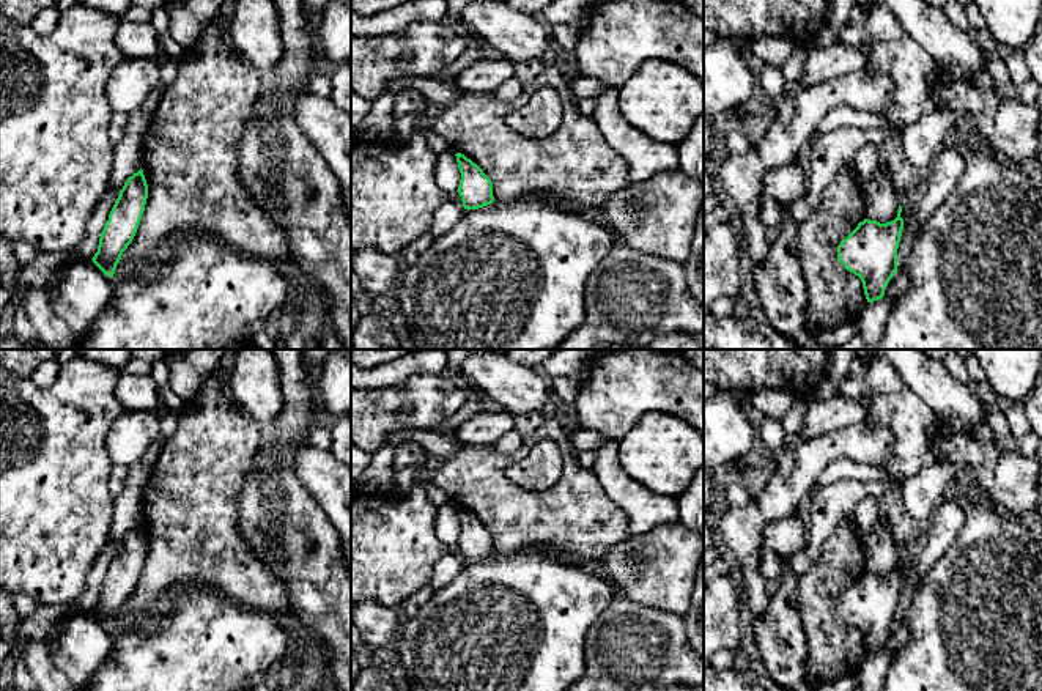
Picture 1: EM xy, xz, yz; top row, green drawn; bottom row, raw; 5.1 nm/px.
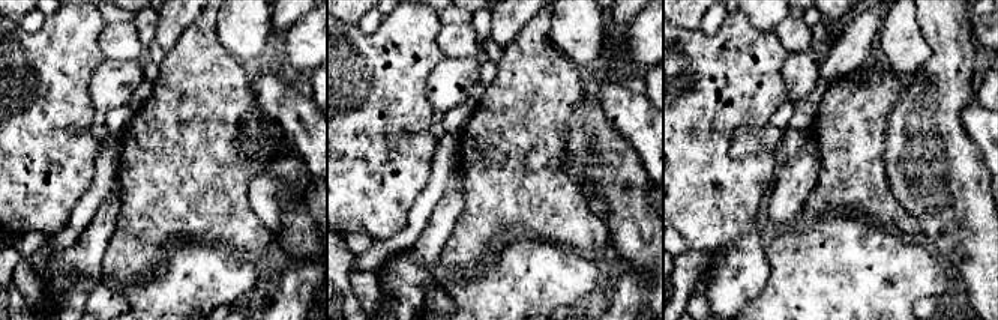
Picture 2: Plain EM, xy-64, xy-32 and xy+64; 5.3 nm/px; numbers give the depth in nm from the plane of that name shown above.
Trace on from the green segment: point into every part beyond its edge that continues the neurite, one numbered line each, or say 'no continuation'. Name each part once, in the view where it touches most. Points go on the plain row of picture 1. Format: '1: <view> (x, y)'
no continuation

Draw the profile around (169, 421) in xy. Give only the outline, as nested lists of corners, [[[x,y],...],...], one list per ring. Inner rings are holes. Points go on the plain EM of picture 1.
[[[205,378],[195,394],[194,398],[184,401],[184,406],[179,412],[164,412],[159,419],[159,425],[162,431],[172,433],[178,423],[183,414],[186,414],[190,408],[200,406],[200,392],[205,389],[208,378]]]

